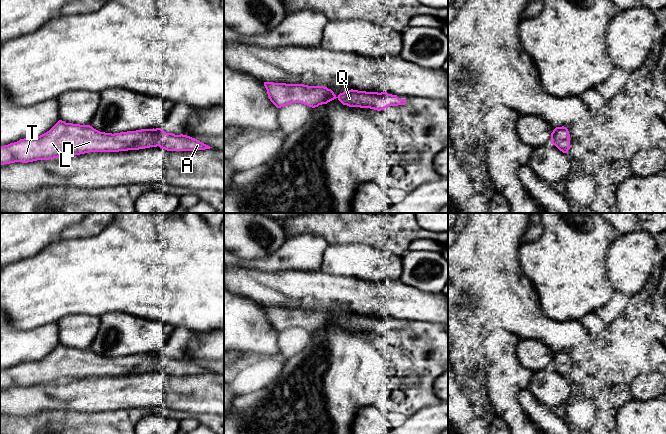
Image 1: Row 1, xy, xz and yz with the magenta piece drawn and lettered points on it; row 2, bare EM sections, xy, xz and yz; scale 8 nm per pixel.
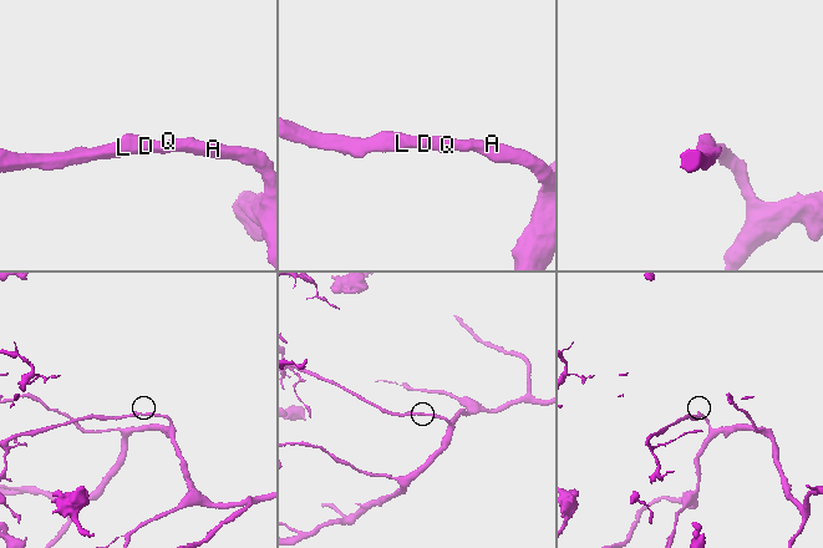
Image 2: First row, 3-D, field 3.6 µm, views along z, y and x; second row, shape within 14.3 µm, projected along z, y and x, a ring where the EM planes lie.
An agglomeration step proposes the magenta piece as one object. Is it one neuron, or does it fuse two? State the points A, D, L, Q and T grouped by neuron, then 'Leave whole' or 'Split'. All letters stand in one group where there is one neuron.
Groups: A D L Q T. Leave whole

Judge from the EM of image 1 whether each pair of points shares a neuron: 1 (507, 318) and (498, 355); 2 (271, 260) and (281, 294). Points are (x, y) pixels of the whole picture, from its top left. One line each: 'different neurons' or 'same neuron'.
1: different neurons
2: different neurons

